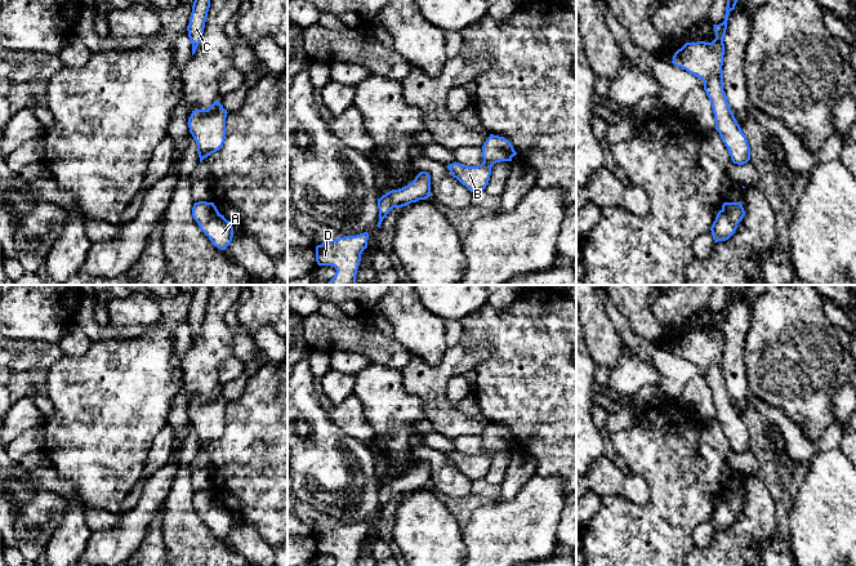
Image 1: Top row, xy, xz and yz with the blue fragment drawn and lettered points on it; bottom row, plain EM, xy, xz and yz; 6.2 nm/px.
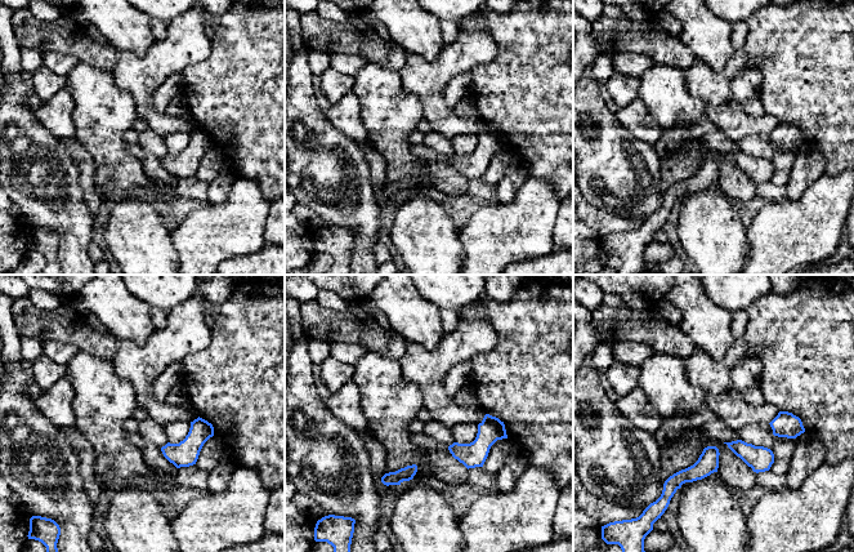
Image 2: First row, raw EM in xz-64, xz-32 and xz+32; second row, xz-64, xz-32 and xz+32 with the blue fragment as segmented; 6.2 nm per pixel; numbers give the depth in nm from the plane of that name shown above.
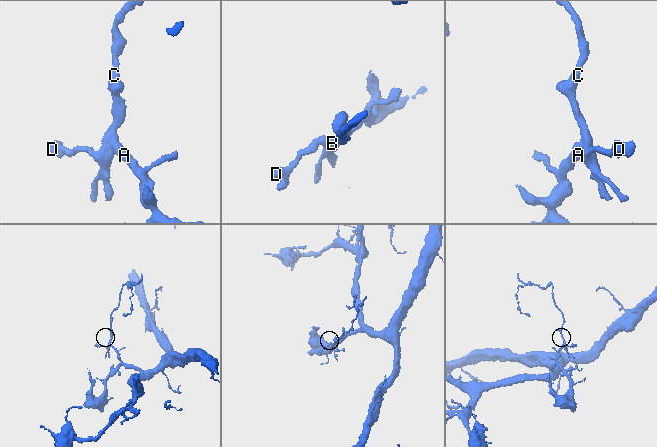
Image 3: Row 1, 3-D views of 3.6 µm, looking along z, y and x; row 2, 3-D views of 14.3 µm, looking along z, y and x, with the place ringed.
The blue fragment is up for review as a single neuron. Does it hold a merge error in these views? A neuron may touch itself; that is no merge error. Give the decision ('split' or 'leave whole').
leave whole

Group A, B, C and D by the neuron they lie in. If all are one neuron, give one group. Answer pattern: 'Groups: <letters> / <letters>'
Groups: A B C D

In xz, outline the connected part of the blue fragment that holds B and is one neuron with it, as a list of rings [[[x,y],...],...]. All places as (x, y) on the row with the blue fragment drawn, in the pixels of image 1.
[[[490,134],[482,146],[483,162],[477,166],[467,166],[459,162],[447,165],[447,169],[471,192],[486,188],[491,175],[491,166],[500,161],[512,161],[516,156],[512,143],[504,137]]]

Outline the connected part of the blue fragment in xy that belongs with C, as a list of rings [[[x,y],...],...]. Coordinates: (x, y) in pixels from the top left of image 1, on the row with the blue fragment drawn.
[[[210,0],[193,1],[190,23],[187,26],[188,37],[192,44],[192,55],[196,53],[196,49],[201,41],[209,8]]]

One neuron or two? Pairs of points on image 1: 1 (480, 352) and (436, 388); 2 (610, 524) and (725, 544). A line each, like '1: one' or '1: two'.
1: one
2: two

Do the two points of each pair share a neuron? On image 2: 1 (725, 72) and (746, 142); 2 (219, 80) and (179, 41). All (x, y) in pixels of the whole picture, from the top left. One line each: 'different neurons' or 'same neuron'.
1: different neurons
2: different neurons

